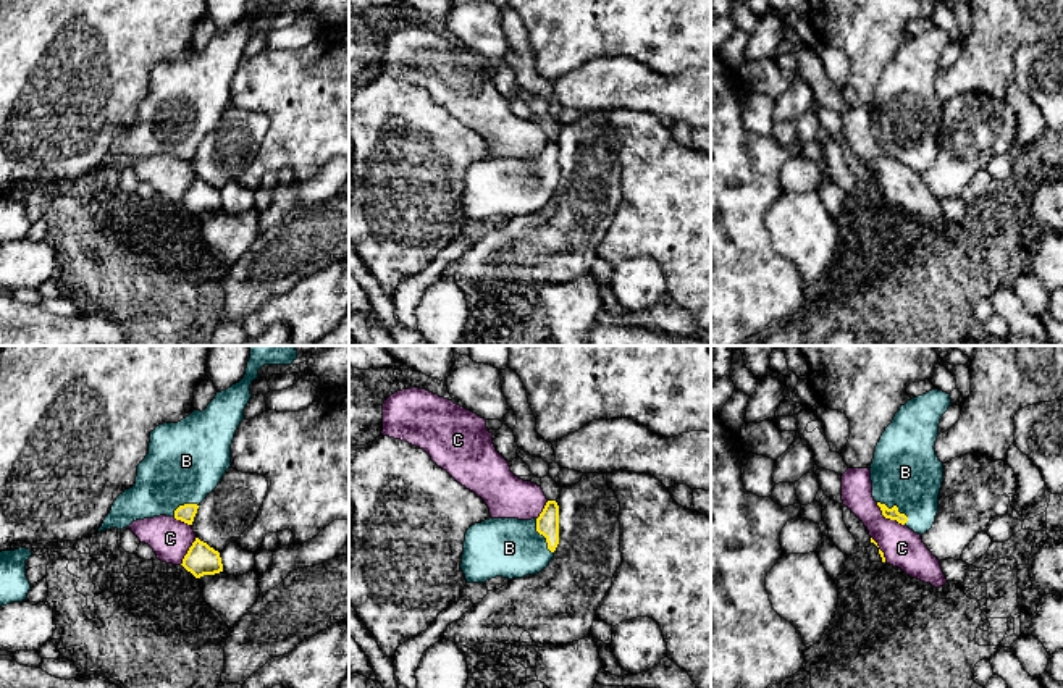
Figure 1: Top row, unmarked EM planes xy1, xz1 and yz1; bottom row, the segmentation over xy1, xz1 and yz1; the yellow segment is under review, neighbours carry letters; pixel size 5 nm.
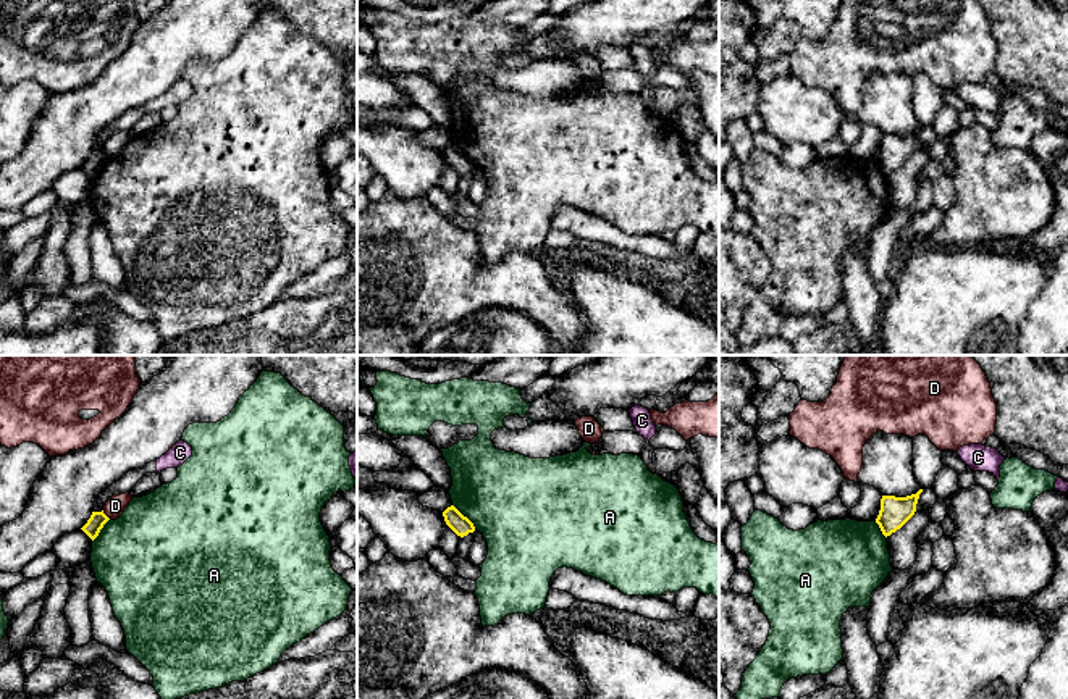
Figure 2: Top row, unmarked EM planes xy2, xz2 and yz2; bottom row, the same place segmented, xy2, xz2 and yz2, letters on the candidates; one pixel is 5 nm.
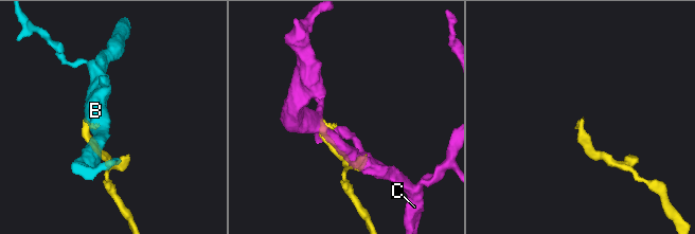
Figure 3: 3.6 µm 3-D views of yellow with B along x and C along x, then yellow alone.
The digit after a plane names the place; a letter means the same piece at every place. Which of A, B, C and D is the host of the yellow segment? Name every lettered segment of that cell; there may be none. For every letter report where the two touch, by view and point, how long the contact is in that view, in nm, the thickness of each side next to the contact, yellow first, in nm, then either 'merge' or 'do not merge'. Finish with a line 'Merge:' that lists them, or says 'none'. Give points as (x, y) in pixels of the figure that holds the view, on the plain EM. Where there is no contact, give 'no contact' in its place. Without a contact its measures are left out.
A: contact xz2 (466, 155); length 170 nm; calibres 100 and 460 nm; do not merge
B: contact yz1 (895, 144); length 190 nm; calibres 60 and 340 nm; merge
C: contact yz1 (887, 155); length 180 nm; calibres 60 and 200 nm; do not merge
D: contact xy2 (105, 154); length 60 nm; calibres 80 and 100 nm; do not merge
Merge: B

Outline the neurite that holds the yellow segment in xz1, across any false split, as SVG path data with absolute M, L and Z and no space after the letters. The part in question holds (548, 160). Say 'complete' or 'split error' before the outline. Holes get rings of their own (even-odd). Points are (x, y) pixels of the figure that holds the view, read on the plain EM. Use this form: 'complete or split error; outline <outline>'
split error; outline M548 139L538 157L489 157L465 171L460 207L467 221L523 216L549 203L559 182L559 144Z

